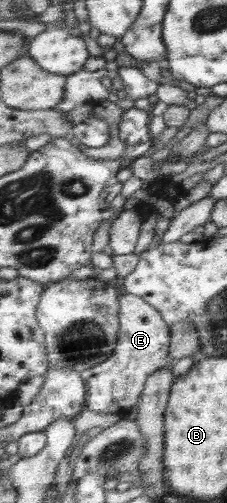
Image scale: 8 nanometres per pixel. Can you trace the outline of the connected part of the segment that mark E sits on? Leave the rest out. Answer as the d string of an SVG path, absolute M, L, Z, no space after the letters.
M128 293L121 298L121 330L119 346L109 360L84 370L83 378L88 382L87 409L109 414L127 414L139 406L142 394L151 375L170 366L172 347L171 325L161 312L145 298Z

